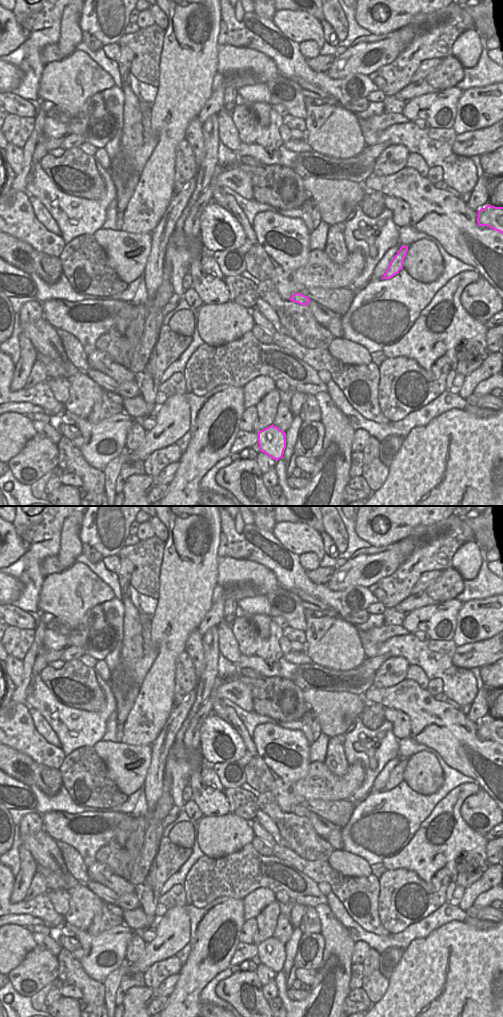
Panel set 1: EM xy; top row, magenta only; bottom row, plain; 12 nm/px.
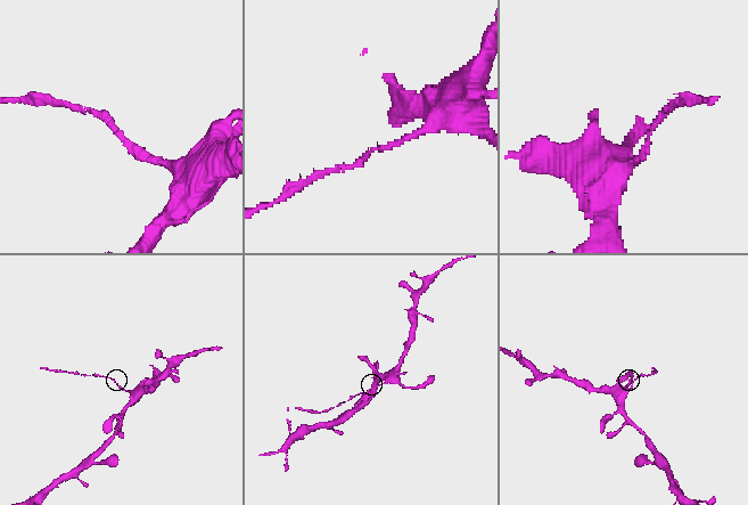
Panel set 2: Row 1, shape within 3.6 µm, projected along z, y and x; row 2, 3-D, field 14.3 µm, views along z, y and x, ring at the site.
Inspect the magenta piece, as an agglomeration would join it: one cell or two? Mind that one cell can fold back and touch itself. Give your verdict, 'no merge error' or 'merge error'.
merge error

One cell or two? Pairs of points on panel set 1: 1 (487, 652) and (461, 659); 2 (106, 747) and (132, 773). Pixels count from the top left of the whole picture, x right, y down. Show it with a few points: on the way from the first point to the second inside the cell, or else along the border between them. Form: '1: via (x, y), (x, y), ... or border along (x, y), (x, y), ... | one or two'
1: via (481, 653), (472, 653), (467, 656) | one
2: via (113, 754), (123, 764), (125, 769) | one

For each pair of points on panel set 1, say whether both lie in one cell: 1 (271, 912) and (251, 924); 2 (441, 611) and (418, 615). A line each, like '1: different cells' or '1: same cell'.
1: different cells
2: same cell

